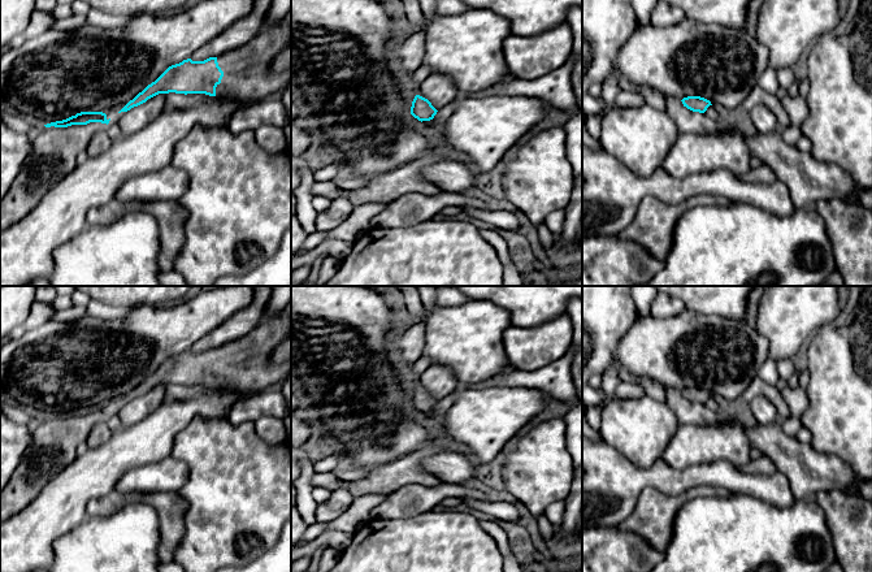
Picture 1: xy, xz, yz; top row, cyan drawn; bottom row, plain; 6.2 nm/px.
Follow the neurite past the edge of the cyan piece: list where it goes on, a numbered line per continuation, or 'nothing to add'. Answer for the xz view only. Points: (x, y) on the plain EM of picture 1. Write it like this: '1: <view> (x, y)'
nothing to add

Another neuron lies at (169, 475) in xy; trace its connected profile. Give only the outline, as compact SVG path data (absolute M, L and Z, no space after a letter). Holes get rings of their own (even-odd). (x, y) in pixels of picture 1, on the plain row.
M172 456L126 472L116 485L120 493L178 493L188 478L188 467Z

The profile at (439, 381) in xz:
M430 365L416 381L416 386L428 390L439 402L452 394L459 386L454 372L443 365Z

